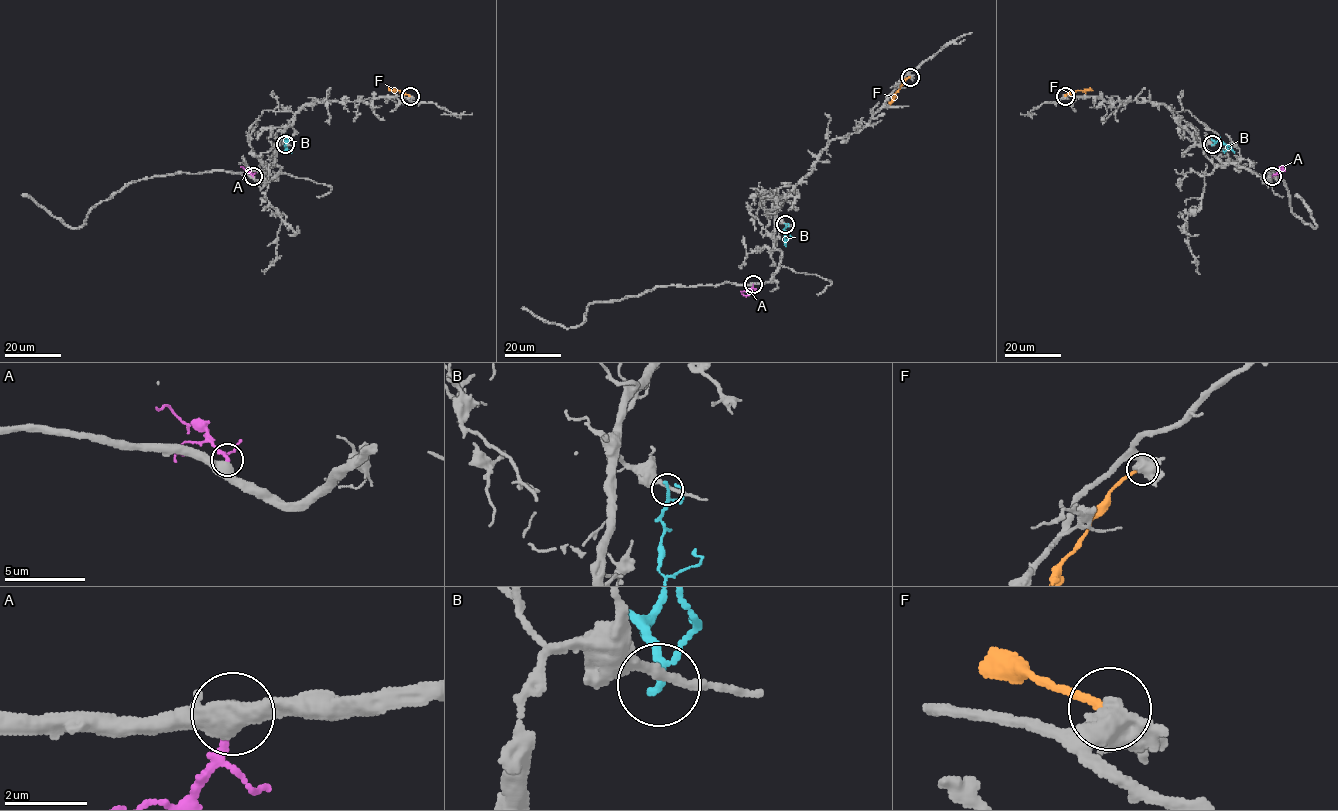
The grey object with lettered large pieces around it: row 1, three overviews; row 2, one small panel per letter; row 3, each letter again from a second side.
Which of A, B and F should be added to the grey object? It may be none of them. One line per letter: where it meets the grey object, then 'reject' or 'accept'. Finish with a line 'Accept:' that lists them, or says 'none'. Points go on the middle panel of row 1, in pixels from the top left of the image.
A: (753, 284) | reject
B: (785, 224) | reject
F: (910, 77) | reject
Accept: none

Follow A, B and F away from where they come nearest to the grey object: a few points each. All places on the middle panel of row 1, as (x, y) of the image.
A: (753, 284), (746, 296), (740, 291)
B: (785, 224), (784, 238), (787, 239), (790, 234)
F: (909, 77), (889, 102)

